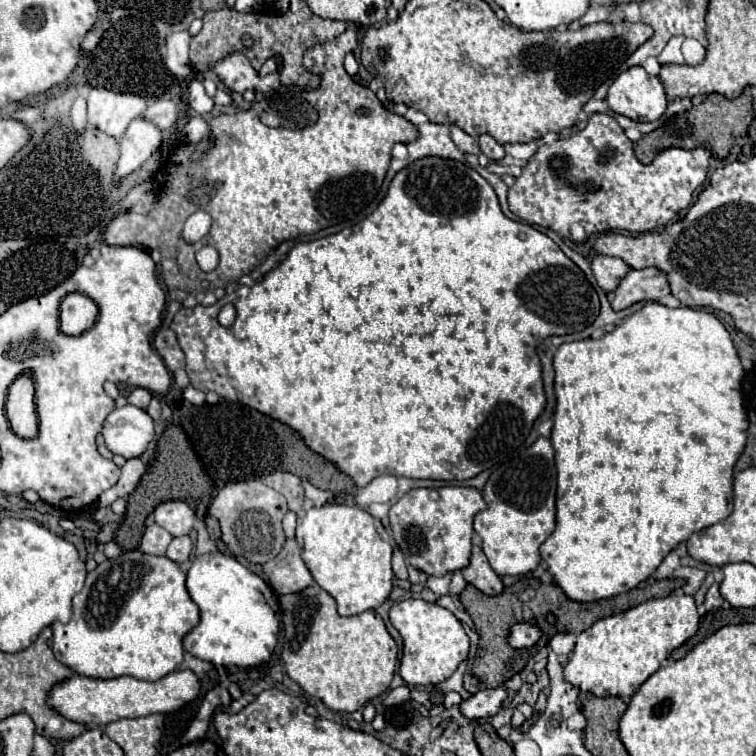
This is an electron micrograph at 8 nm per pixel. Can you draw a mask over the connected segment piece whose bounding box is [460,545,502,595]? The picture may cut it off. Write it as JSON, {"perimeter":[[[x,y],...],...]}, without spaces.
{"perimeter":[[[478,545],[472,547],[470,565],[464,567],[460,573],[464,575],[464,579],[470,585],[474,585],[478,591],[482,591],[486,595],[498,595],[498,593],[502,593],[502,581],[492,571],[492,567],[488,565],[488,559],[486,559],[484,551]]]}

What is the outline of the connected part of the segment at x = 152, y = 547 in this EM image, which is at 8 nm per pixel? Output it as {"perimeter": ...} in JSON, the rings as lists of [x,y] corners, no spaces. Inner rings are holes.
{"perimeter":[[[152,525],[152,527],[146,527],[140,549],[148,555],[160,557],[166,553],[166,547],[170,545],[170,541],[172,541],[172,535],[166,529],[162,529],[160,525]]]}

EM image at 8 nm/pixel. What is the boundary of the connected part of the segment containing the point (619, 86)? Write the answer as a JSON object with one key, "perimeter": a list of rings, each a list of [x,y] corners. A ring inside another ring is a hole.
{"perimeter":[[[630,67],[614,79],[614,83],[608,89],[606,103],[612,113],[620,113],[632,121],[656,121],[666,111],[668,99],[658,77],[648,75],[642,67]]]}

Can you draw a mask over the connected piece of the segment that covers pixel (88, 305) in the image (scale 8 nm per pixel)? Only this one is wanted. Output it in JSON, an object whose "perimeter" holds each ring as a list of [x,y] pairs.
{"perimeter":[[[70,293],[60,305],[60,331],[80,335],[88,331],[98,317],[98,305],[84,293]]]}

